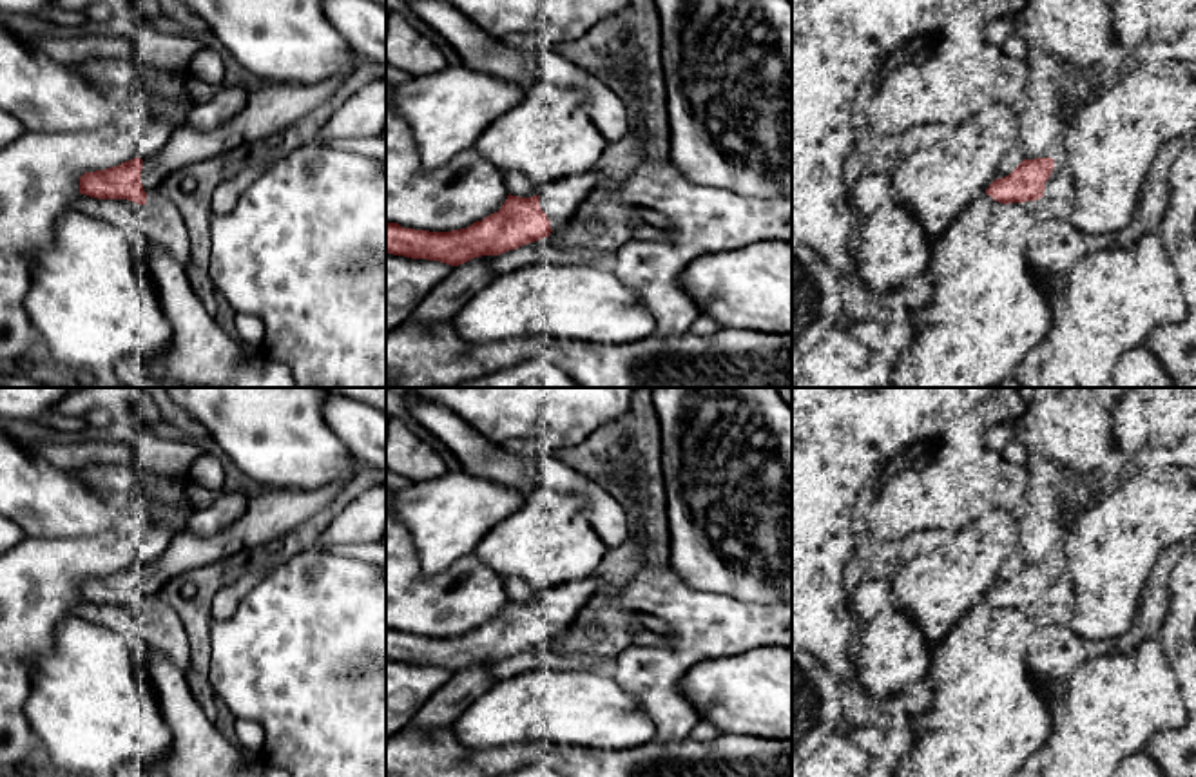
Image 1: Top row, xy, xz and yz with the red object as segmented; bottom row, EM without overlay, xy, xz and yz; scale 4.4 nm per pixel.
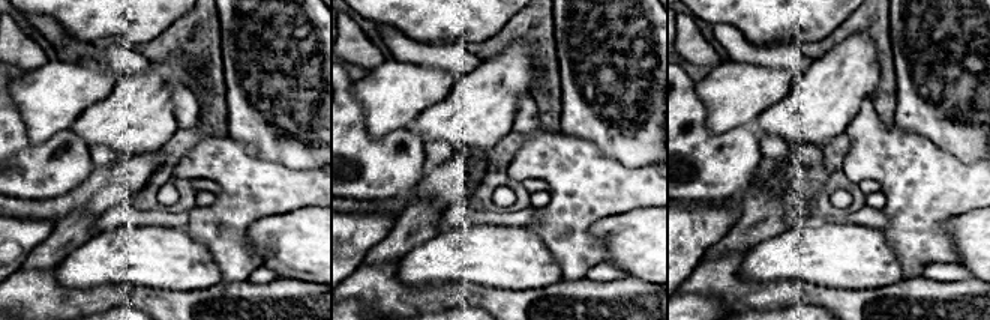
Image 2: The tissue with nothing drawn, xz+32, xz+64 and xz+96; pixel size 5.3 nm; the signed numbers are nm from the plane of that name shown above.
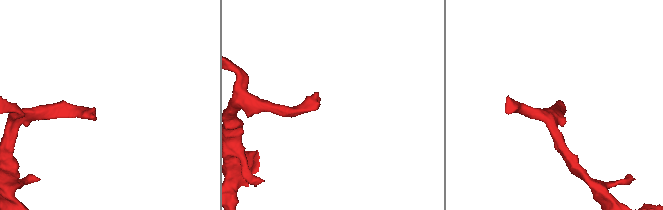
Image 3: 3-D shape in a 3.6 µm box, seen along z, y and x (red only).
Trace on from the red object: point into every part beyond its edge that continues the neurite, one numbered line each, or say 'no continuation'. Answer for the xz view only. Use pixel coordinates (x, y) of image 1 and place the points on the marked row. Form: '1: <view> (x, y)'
1: xz (560, 200)

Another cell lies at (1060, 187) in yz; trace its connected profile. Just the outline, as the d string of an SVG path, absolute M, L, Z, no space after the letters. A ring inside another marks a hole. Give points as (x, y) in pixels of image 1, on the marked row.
M1055 161L1051 177L1046 183L1044 197L1053 201L1075 199L1075 179L1071 168L1062 161Z

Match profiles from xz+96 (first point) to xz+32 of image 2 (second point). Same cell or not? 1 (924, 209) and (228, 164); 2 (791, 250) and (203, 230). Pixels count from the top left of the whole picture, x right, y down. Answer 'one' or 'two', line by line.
1: one
2: two

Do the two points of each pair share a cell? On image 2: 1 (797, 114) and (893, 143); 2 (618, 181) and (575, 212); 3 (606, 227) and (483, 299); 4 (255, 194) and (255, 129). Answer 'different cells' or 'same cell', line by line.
1: different cells
2: same cell
3: different cells
4: different cells

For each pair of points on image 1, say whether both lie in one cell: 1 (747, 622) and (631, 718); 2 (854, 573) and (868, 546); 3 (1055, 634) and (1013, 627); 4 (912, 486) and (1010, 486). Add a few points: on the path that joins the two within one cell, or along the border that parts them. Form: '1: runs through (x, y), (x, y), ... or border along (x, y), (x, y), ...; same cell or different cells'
1: border along (613, 676), (636, 700), (651, 721), (653, 739); different cells
2: runs through (858, 565), (865, 553); same cell
3: border along (1070, 623), (1044, 622), (1024, 643); different cells
4: runs through (935, 500), (964, 500), (979, 486), (986, 486); same cell

